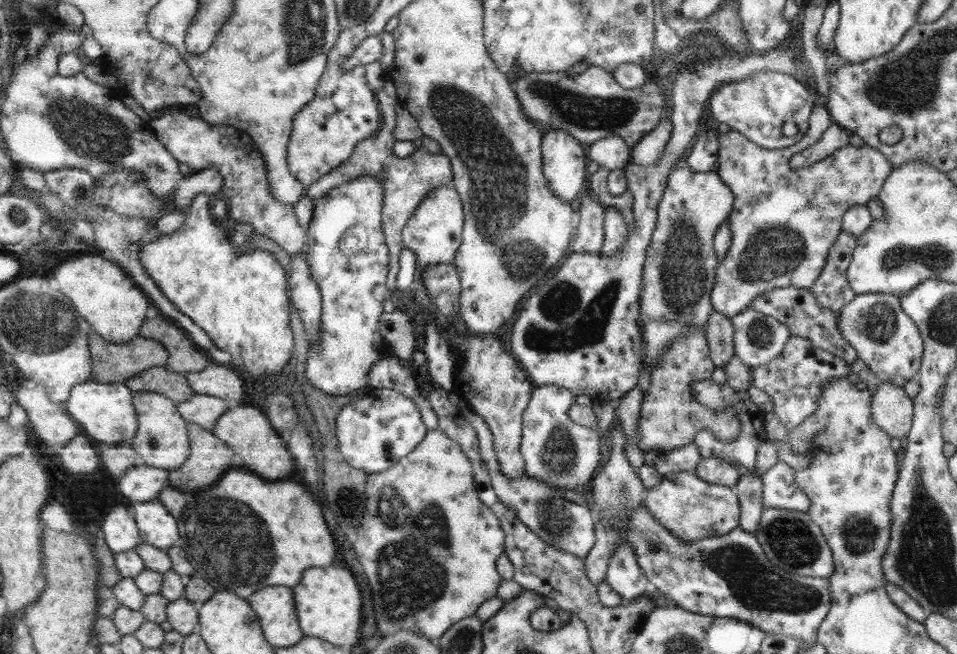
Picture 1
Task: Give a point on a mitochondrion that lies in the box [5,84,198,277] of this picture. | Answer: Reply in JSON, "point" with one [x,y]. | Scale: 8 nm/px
{"point":[94,134]}

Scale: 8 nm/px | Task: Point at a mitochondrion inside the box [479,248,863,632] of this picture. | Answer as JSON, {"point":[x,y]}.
{"point":[754,585]}

